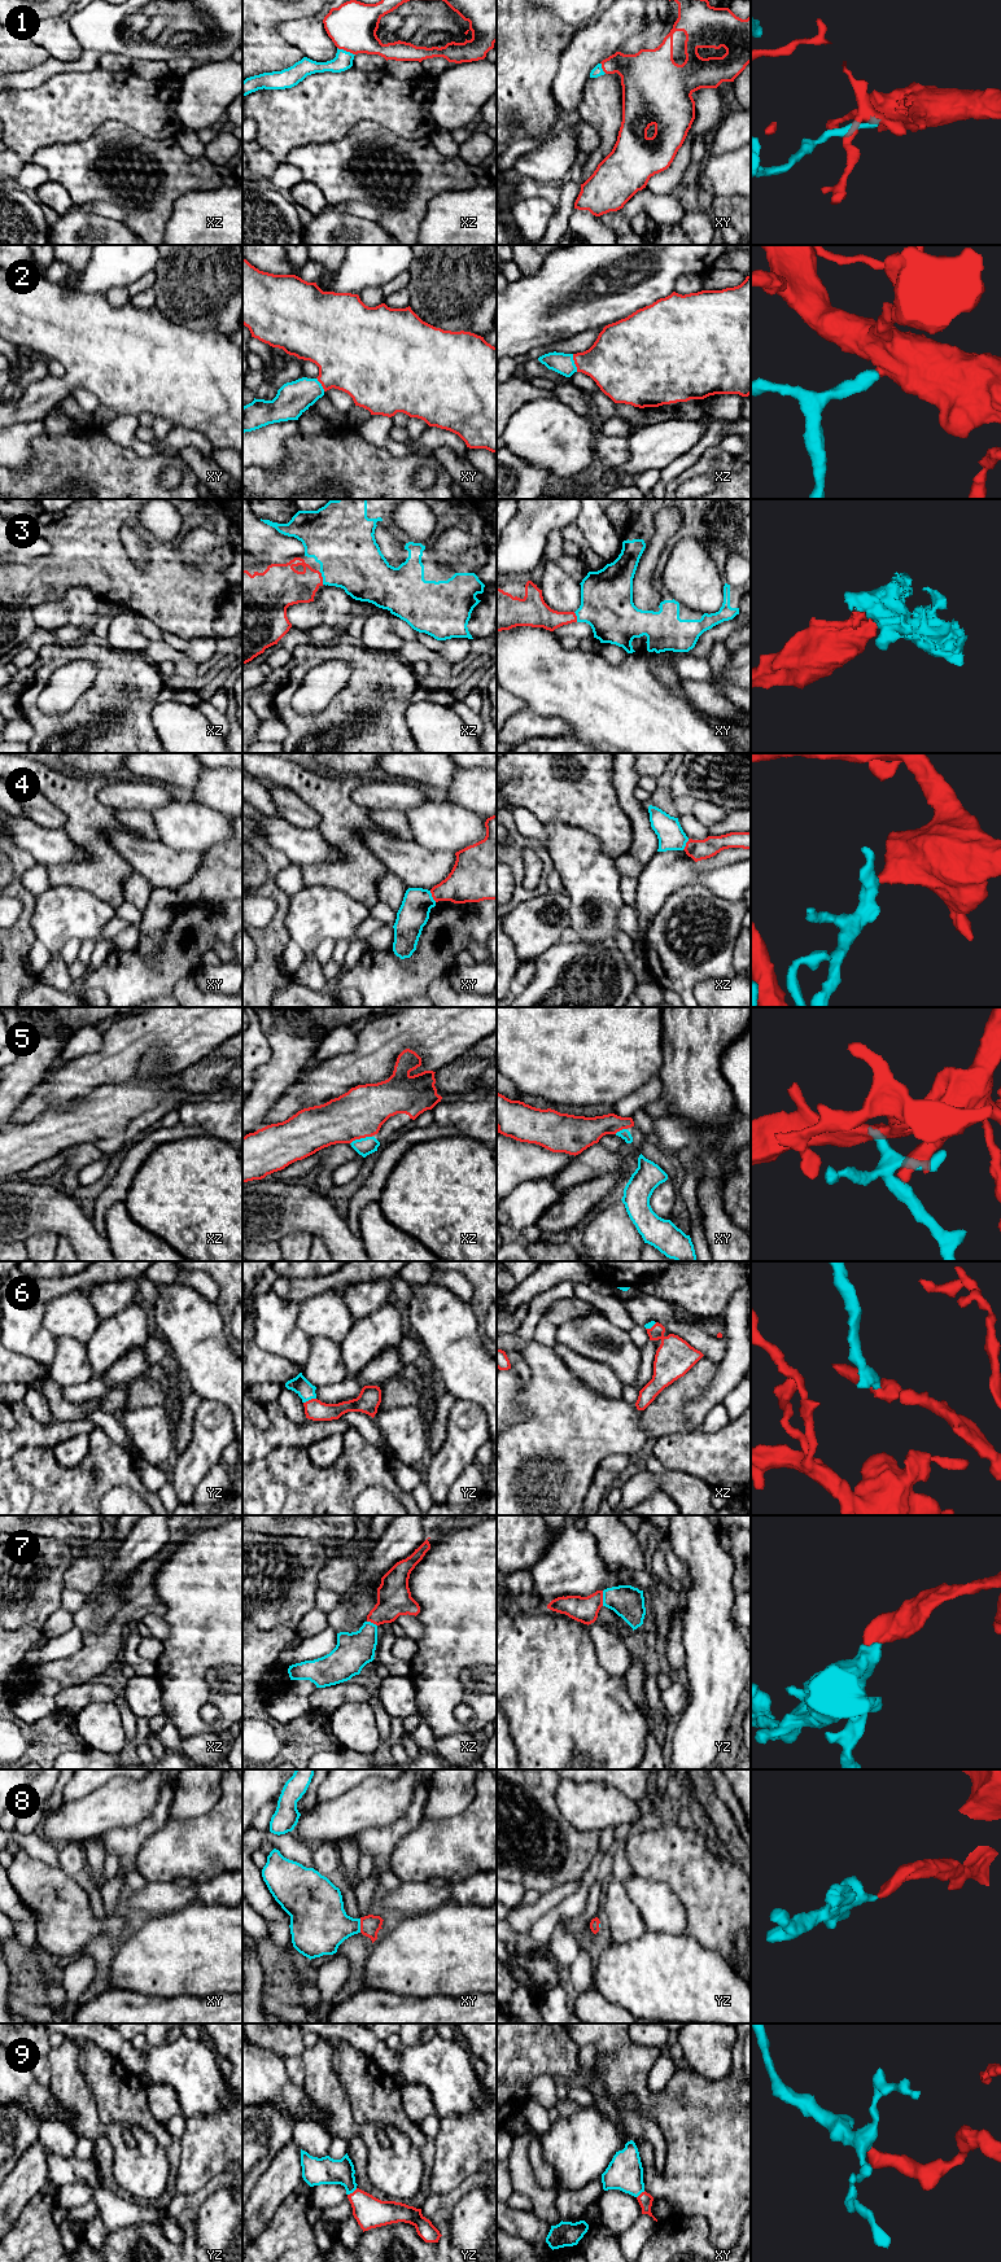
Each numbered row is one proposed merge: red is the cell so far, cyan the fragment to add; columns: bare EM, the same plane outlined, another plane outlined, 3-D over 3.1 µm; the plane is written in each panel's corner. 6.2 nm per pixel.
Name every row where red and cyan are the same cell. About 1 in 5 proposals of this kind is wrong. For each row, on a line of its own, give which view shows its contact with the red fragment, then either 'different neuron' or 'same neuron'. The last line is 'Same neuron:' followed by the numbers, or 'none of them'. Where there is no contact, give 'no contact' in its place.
1: contact in xz; same neuron
2: contact in xz; same neuron
3: contact in xz; same neuron
4: contact in xy; different neuron
5: contact in xz; same neuron
6: contact in yz; same neuron
7: contact in yz; same neuron
8: contact in xy; same neuron
9: contact in yz; same neuron
Same neuron: 1, 2, 3, 5, 6, 7, 8, 9

